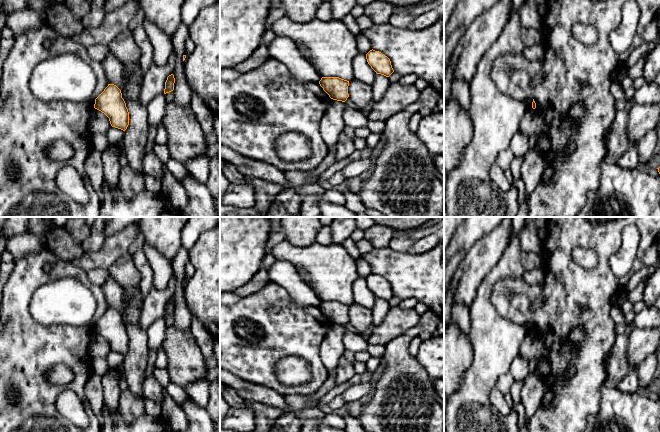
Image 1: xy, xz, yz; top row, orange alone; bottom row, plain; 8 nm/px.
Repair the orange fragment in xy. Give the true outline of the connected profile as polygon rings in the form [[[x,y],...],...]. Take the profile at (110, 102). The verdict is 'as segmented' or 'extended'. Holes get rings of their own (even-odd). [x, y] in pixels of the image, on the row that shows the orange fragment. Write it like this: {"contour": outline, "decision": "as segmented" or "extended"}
{"contour": [[[108,84],[95,99],[94,108],[104,113],[112,127],[125,131],[129,125],[129,112],[122,98],[121,90],[114,84]]], "decision": "as segmented"}

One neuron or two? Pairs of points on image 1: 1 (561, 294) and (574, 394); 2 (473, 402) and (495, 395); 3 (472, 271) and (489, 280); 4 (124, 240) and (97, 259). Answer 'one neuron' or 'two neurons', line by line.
1: one neuron
2: two neurons
3: two neurons
4: one neuron

